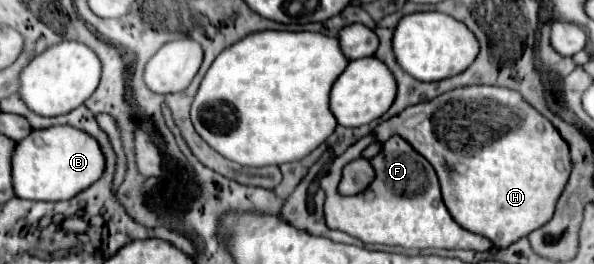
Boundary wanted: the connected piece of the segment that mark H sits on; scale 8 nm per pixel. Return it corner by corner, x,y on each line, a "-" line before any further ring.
466,86
450,90
414,108
420,106
422,110
418,110
418,114
412,114
410,106
398,116
382,122
374,134
378,142
386,142
394,134
406,138
414,150
418,150
434,166
440,178
444,204
462,228
488,238
494,248
506,248
550,222
556,202
570,178
572,160
568,144
562,140
552,122
532,108
520,92
496,86

